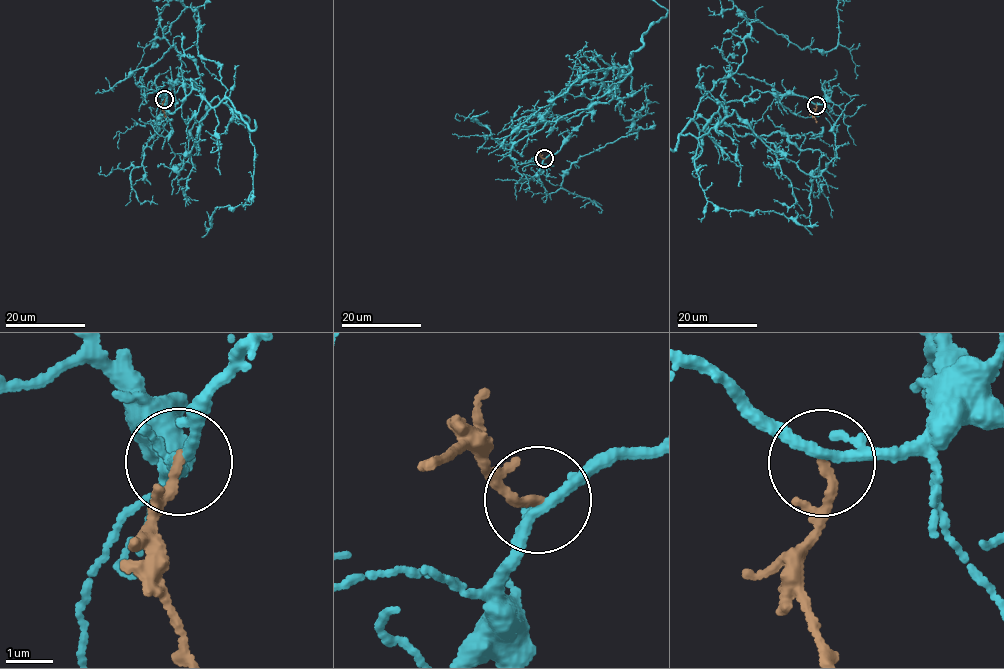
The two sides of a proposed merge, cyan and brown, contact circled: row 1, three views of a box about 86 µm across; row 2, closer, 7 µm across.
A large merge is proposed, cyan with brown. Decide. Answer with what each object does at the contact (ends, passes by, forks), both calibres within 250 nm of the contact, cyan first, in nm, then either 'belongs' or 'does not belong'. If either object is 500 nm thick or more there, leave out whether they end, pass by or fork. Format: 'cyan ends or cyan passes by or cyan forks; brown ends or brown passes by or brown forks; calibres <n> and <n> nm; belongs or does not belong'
cyan forks; brown ends; calibres 180 and 200 nm; does not belong

